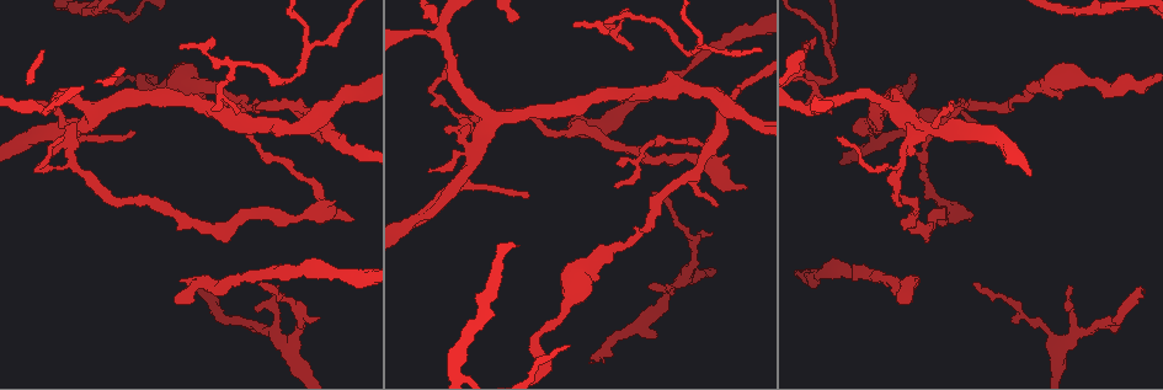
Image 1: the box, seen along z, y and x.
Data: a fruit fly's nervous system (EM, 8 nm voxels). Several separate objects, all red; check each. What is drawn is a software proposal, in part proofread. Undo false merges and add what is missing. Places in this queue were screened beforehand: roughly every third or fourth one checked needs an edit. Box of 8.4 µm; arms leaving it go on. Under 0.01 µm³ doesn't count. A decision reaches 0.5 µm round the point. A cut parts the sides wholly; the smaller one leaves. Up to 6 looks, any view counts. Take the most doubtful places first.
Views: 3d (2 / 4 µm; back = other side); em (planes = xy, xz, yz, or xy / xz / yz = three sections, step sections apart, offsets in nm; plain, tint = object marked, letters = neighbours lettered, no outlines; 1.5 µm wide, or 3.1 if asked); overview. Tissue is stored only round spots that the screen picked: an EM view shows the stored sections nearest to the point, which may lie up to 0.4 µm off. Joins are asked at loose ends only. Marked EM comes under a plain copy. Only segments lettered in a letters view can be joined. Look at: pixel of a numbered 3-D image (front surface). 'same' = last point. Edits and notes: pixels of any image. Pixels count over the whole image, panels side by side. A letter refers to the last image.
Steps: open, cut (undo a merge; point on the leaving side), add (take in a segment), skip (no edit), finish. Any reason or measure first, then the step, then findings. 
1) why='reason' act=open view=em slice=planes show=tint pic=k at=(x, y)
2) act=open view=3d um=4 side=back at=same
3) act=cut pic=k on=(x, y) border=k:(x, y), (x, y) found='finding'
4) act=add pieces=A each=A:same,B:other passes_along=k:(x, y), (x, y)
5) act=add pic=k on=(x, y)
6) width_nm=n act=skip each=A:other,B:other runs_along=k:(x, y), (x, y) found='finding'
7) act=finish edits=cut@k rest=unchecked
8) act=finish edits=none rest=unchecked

why='long arm stops here' act=open view=3d um=4 pic=1 at=(174, 299)

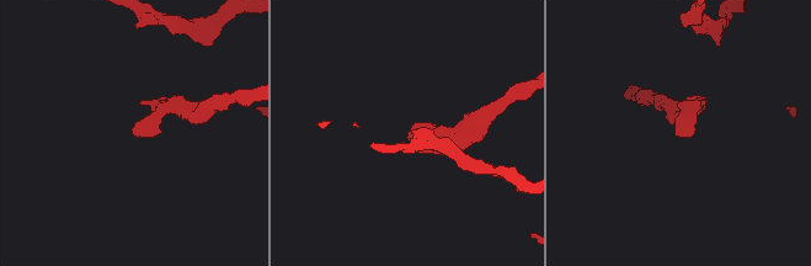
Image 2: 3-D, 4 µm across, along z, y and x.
why='need the tissue' act=open view=em slice=xy step=4 show=tint pic=2 at=(695, 128)

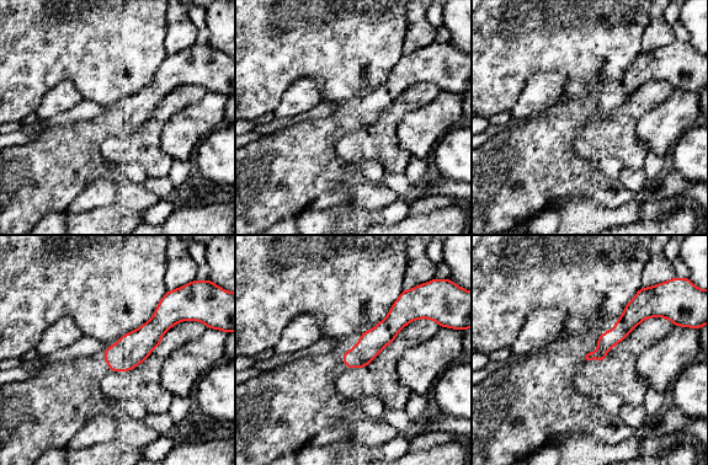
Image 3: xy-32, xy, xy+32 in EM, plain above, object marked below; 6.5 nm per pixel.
act=open view=em slice=xy step=4 show=letters at=same

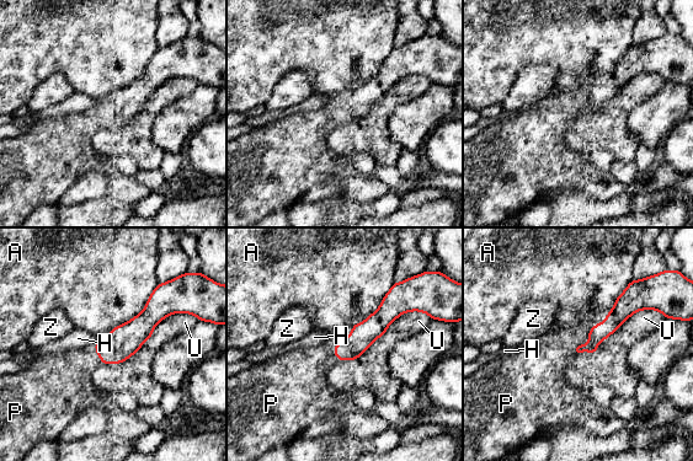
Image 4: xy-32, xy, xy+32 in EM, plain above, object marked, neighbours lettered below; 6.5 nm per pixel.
act=add pieces=P each=A:other,H:other,P:same,U:other,Z:other found='the neuron continues'

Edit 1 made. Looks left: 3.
act=open view=overview

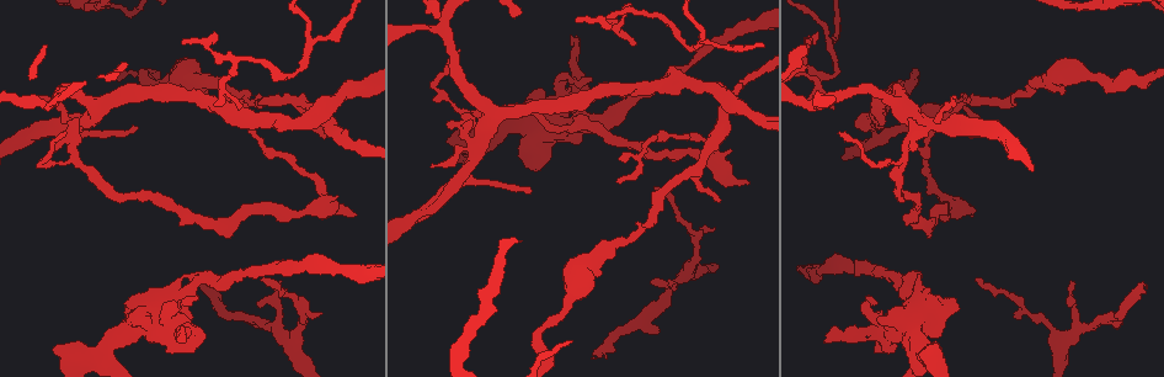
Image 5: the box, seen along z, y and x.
why='tapers out' act=open view=em slice=xz step=8 show=letters pic=5 at=(322, 135)

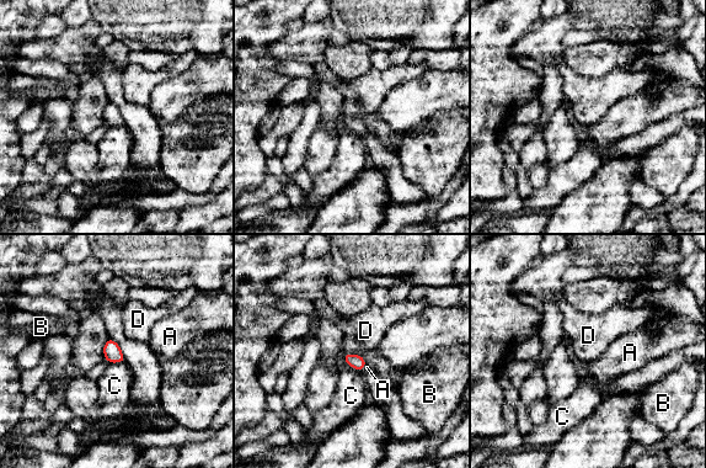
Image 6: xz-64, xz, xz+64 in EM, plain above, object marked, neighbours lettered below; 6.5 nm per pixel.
act=open view=em slice=planes show=letters at=same

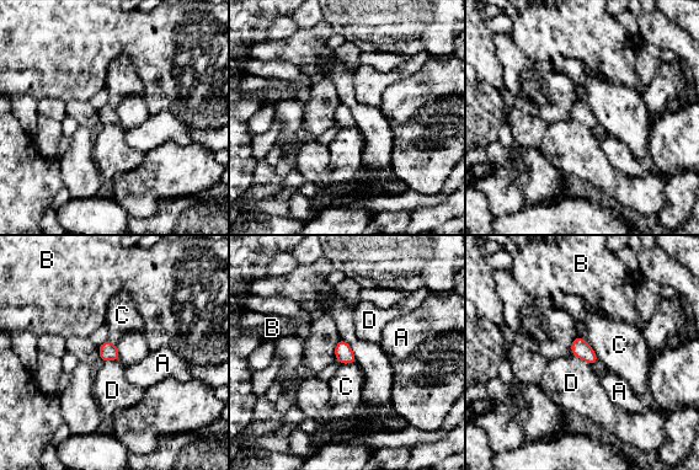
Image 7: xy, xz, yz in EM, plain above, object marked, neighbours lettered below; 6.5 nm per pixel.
longest_contact=C:170nm act=skip each=A:other,B:other,C:other,D:other border=7:(572, 354), (585, 359), (591, 366) found='no lettered segment goes on from it'

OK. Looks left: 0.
act=finish edits=add@4 rest=unchecked

